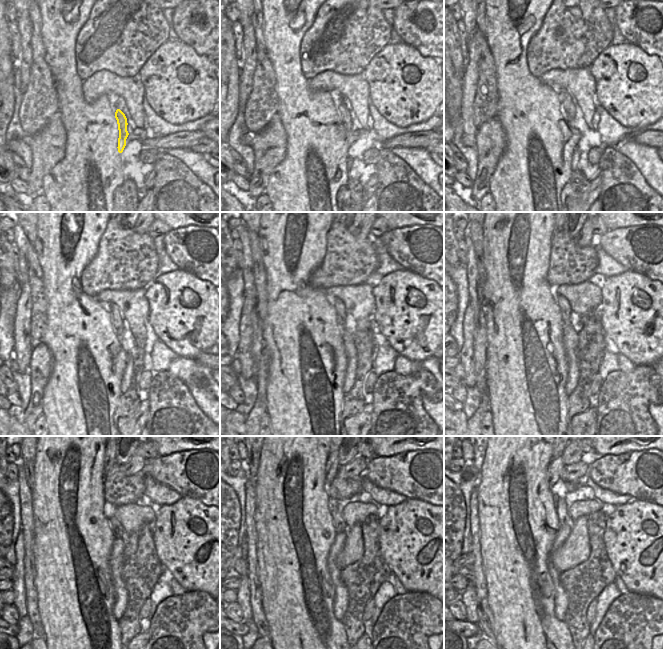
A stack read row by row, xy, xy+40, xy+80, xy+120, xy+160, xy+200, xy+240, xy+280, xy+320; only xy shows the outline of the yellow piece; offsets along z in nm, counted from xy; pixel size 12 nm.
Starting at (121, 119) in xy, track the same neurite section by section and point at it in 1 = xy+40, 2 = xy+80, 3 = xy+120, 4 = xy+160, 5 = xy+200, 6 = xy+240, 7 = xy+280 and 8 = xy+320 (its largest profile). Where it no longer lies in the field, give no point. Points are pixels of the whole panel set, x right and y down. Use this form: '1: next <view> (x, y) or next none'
1: next xy+40 (344, 115)
2: next xy+80 (567, 108)
3: next xy+120 (117, 322)
4: next xy+160 (338, 304)
5: next xy+200 (562, 302)
6: next xy+240 (116, 527)
7: next xy+280 (340, 526)
8: next xy+320 (564, 518)

